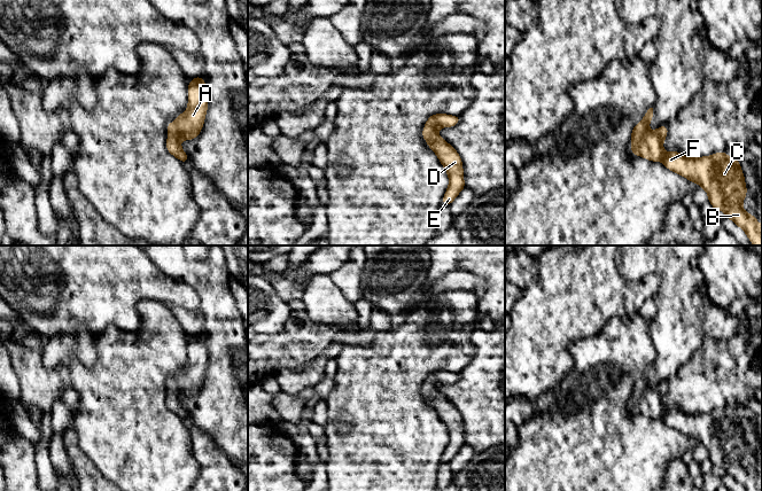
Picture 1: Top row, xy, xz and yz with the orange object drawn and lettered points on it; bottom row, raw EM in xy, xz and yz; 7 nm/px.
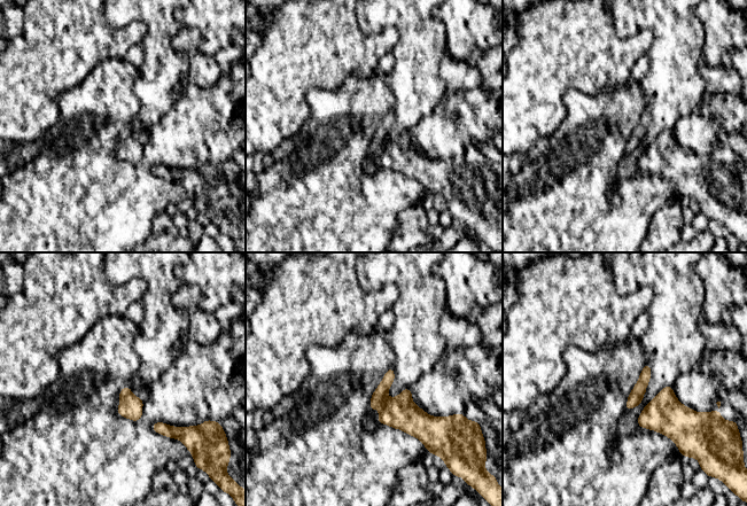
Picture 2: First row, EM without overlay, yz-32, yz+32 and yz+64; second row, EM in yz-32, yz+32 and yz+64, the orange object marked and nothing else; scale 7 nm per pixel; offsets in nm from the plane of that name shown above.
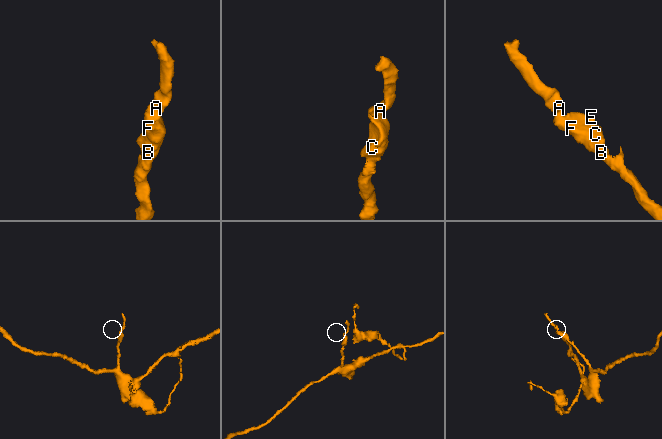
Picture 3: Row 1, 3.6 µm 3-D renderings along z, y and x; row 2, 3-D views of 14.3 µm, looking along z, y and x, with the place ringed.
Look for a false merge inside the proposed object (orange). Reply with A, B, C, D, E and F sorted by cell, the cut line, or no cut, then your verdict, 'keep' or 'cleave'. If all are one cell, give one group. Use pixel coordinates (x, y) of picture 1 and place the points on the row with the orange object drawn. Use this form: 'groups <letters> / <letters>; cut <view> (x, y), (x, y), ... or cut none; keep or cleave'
groups A B C D E F; cut none; keep

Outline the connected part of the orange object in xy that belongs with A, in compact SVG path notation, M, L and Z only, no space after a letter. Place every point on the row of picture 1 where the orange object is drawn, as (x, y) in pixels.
M200 76L188 83L188 106L174 122L168 124L168 151L187 163L188 156L180 146L181 140L194 140L201 132L208 110L208 91L205 80Z

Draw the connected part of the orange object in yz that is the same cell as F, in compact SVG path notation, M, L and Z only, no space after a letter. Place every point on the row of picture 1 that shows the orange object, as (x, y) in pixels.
M650 108L643 120L633 127L631 132L631 153L652 162L661 161L668 170L698 184L707 192L713 209L723 211L725 217L734 221L747 234L754 246L762 246L762 225L757 223L755 216L748 215L742 209L747 187L739 161L734 156L728 156L723 150L705 157L686 157L678 151L666 153L662 143L668 134L668 127L661 125L656 131L651 131L648 124L652 117L653 108Z

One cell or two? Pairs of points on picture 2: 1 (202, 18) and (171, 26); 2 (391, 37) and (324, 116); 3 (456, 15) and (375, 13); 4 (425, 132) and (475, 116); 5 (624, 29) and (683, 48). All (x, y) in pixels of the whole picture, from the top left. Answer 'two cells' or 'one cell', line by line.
1: two cells
2: two cells
3: two cells
4: one cell
5: one cell

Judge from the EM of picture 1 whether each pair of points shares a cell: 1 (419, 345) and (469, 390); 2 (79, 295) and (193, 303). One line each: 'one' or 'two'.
1: two
2: one

